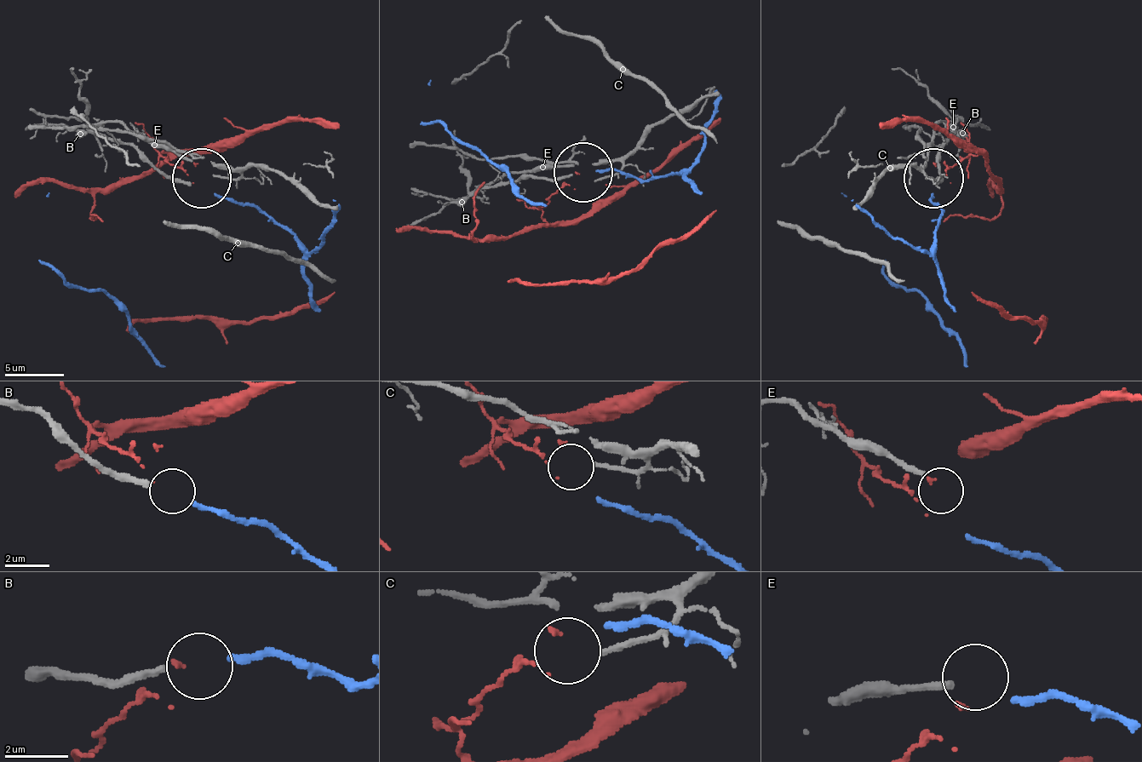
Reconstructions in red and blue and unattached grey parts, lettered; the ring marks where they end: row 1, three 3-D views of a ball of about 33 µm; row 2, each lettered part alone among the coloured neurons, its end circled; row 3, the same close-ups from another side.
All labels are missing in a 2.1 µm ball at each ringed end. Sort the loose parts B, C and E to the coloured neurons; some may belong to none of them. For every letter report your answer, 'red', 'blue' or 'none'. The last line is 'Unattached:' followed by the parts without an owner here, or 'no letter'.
B: blue
C: none
E: none
Unattached: C, E

